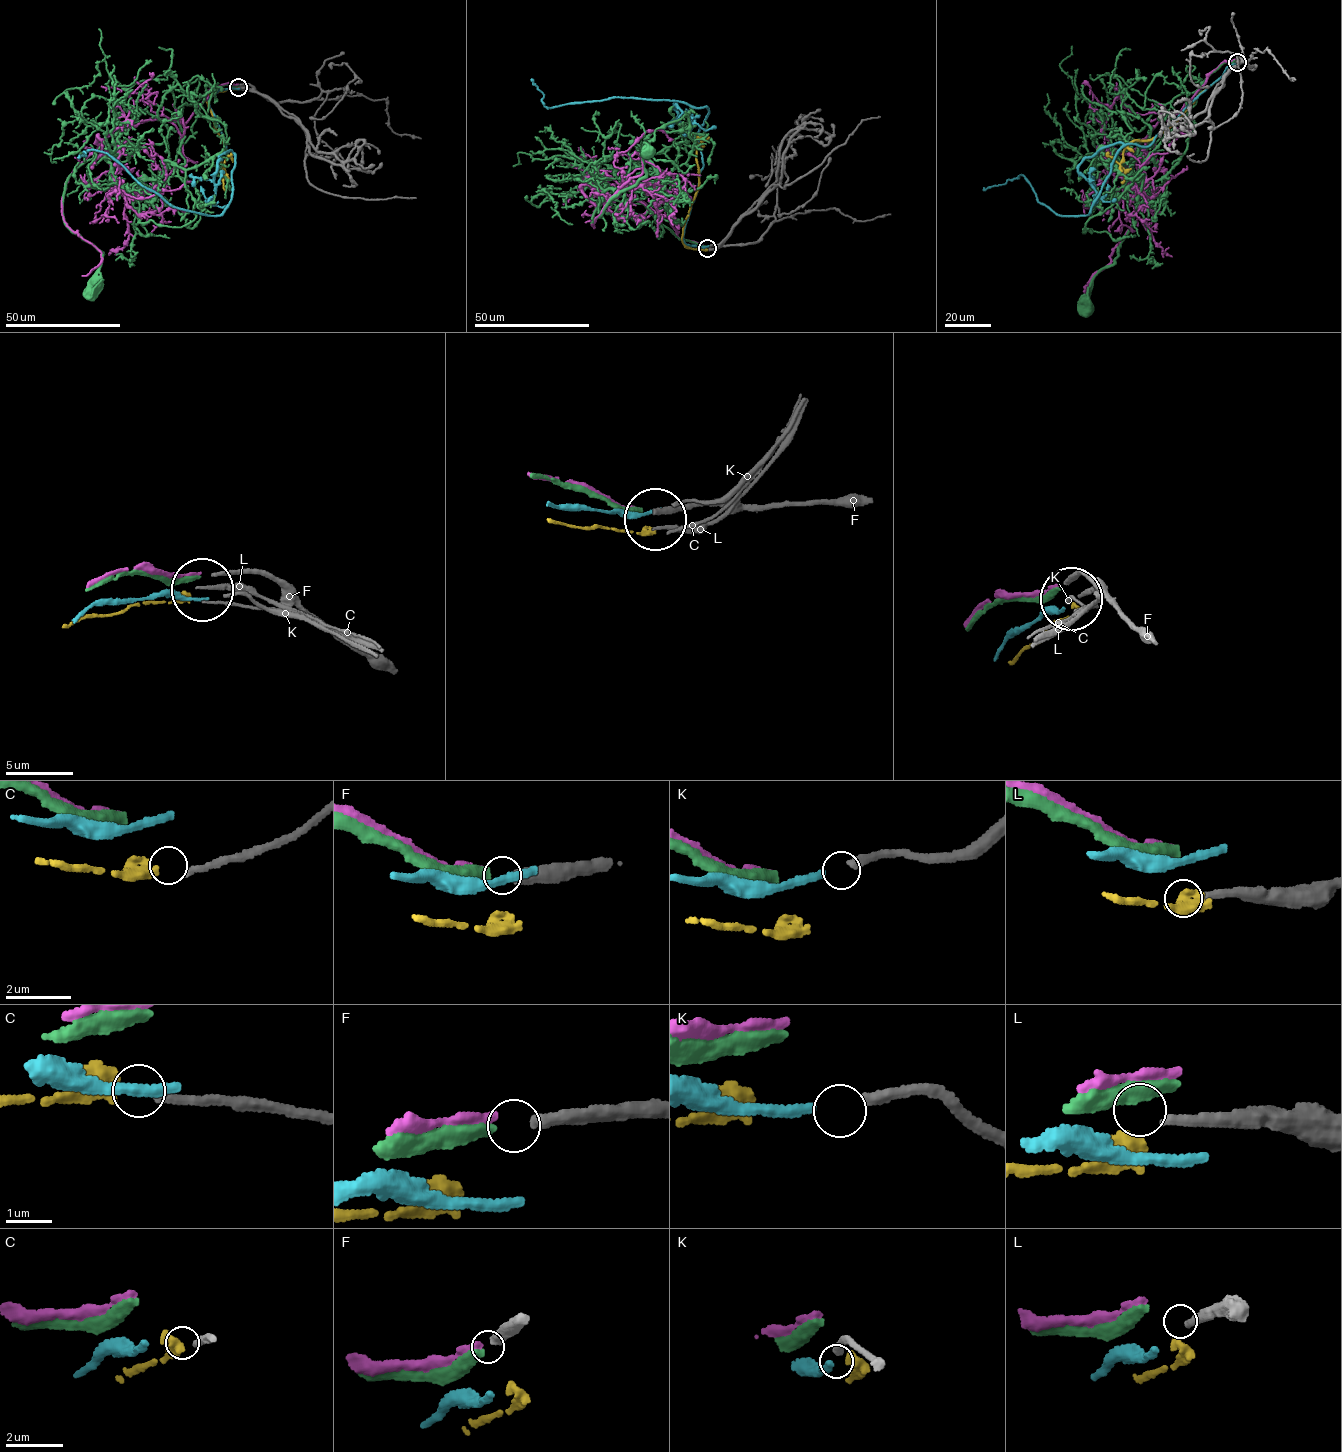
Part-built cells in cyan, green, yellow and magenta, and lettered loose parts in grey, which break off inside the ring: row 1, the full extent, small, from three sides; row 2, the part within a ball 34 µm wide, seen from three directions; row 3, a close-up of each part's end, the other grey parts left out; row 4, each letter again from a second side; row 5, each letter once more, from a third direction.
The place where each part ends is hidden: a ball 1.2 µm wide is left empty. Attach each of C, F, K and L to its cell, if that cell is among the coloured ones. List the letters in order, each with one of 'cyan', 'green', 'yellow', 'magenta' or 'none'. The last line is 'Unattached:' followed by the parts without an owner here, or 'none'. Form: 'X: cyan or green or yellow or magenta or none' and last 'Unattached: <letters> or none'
C: yellow
F: green
K: cyan
L: none
Unattached: L

